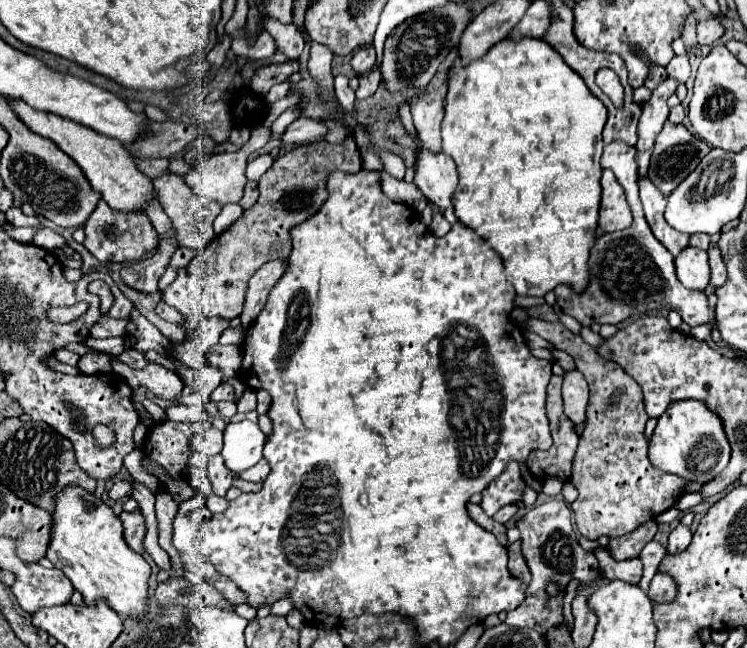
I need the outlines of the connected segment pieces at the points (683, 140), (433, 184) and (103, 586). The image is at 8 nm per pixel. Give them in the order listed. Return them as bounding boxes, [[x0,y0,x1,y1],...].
[[648,122,712,194],[414,148,458,208],[48,486,148,618]]

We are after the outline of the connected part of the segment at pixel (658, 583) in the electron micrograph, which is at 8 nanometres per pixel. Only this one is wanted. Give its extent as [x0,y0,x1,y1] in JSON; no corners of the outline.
[650,572,678,602]

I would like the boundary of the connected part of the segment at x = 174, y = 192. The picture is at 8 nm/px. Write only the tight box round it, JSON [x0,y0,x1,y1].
[154,174,222,252]

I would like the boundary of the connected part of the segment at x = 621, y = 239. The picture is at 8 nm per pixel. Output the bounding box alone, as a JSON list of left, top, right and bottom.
[554,140,730,348]

